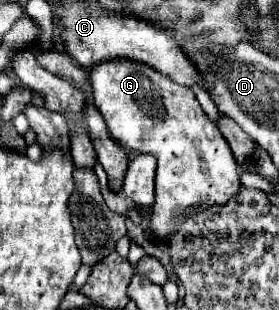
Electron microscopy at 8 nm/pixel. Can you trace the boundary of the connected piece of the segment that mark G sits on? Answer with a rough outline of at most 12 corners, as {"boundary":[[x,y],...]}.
{"boundary":[[93,64],[113,140],[159,160],[149,230],[227,204],[239,164],[191,88]]}

